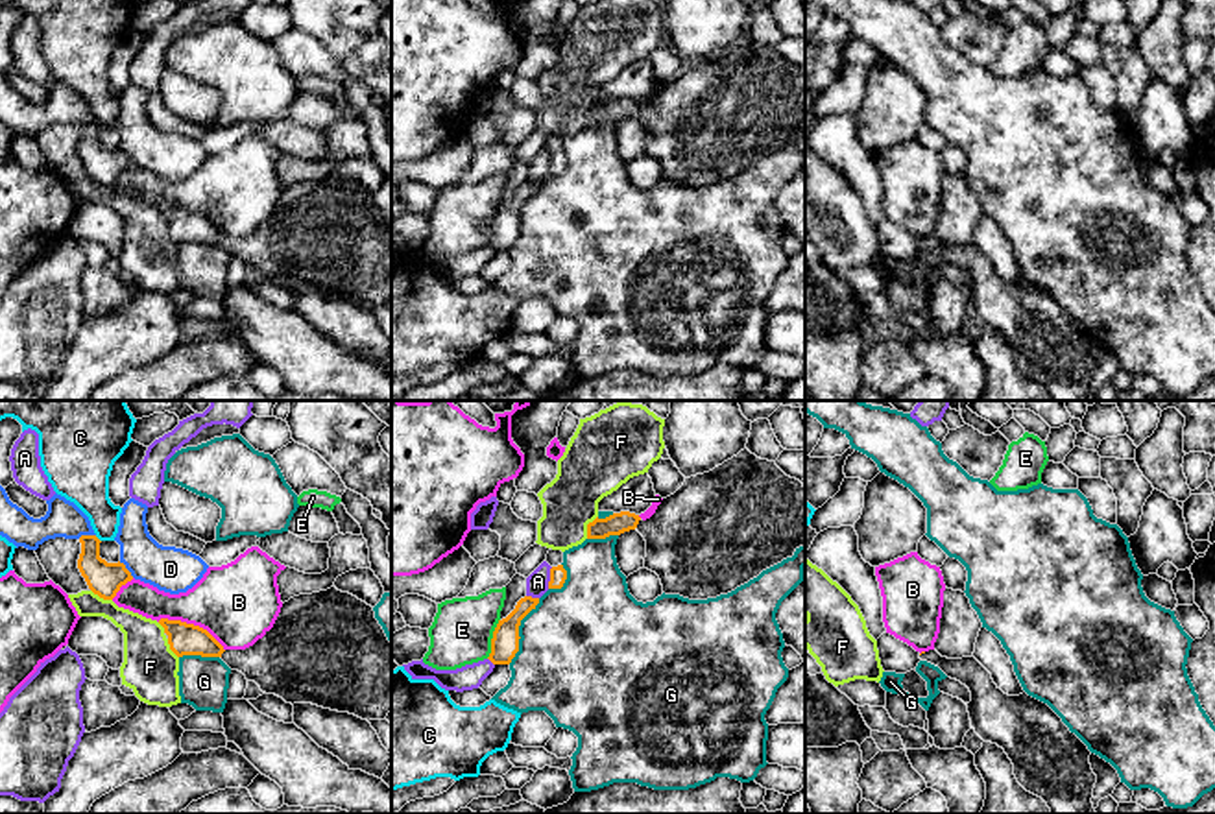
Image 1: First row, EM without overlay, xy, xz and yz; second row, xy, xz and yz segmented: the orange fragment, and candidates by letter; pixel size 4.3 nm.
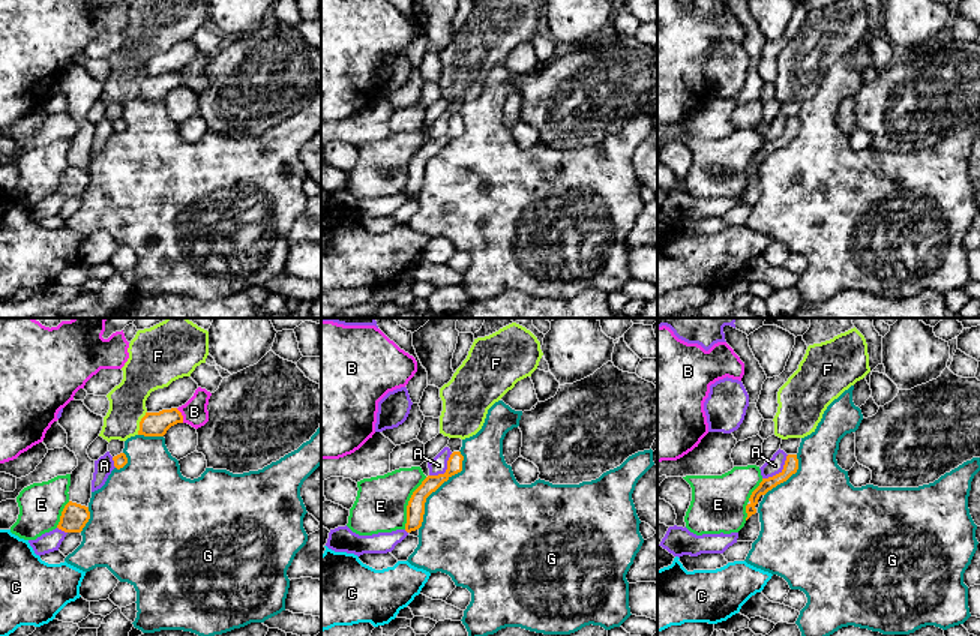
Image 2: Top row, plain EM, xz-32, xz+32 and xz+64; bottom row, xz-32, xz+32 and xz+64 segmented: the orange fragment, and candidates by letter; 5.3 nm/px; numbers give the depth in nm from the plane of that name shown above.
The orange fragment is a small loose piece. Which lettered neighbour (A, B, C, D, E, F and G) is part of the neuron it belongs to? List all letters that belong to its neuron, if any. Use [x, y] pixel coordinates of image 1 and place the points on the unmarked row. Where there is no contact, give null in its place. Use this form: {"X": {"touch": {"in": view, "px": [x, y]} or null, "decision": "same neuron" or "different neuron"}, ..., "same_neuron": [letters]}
{"A": {"touch": {"in": "xz", "px": [551, 165]}, "decision": "different neuron"}, "B": {"touch": {"in": "xy", "px": [192, 211]}, "decision": "different neuron"}, "C": {"touch": {"in": "xy", "px": [98, 126]}, "decision": "different neuron"}, "D": {"touch": {"in": "xy", "px": [126, 155]}, "decision": "different neuron"}, "E": {"touch": {"in": "xz", "px": [492, 226]}, "decision": "different neuron"}, "F": {"touch": {"in": "xz", "px": [588, 113]}, "decision": "different neuron"}, "G": {"touch": {"in": "xz", "px": [517, 218]}, "decision": "different neuron"}, "same_neuron": []}

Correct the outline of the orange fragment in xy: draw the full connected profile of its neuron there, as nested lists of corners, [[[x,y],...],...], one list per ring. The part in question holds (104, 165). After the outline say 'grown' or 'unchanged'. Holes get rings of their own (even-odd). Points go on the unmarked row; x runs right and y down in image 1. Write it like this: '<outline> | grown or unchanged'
[[[81,122],[81,140],[78,155],[89,175],[103,186],[113,186],[122,172],[133,166],[124,150],[107,150],[100,144],[100,126],[96,122]]] | unchanged

